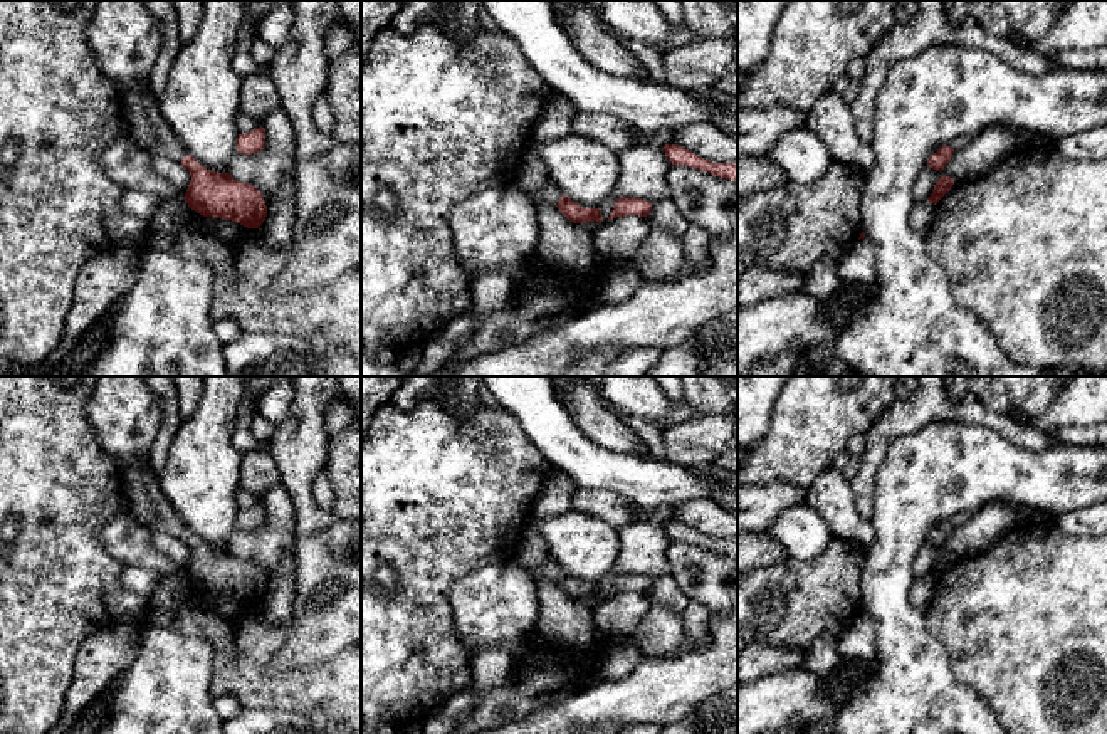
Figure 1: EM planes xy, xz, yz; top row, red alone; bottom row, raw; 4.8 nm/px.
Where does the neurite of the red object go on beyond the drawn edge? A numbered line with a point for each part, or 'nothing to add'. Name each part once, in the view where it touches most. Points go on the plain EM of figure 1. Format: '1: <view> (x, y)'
1: xz (550, 570)

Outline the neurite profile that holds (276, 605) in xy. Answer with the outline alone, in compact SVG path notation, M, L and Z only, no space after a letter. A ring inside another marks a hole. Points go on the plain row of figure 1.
M294 551L282 561L282 568L267 581L267 593L259 603L267 621L289 621L294 601Z

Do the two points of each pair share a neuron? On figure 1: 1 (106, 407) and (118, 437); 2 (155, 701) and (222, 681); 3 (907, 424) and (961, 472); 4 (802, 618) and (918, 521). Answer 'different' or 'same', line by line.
1: same
2: different
3: different
4: different

